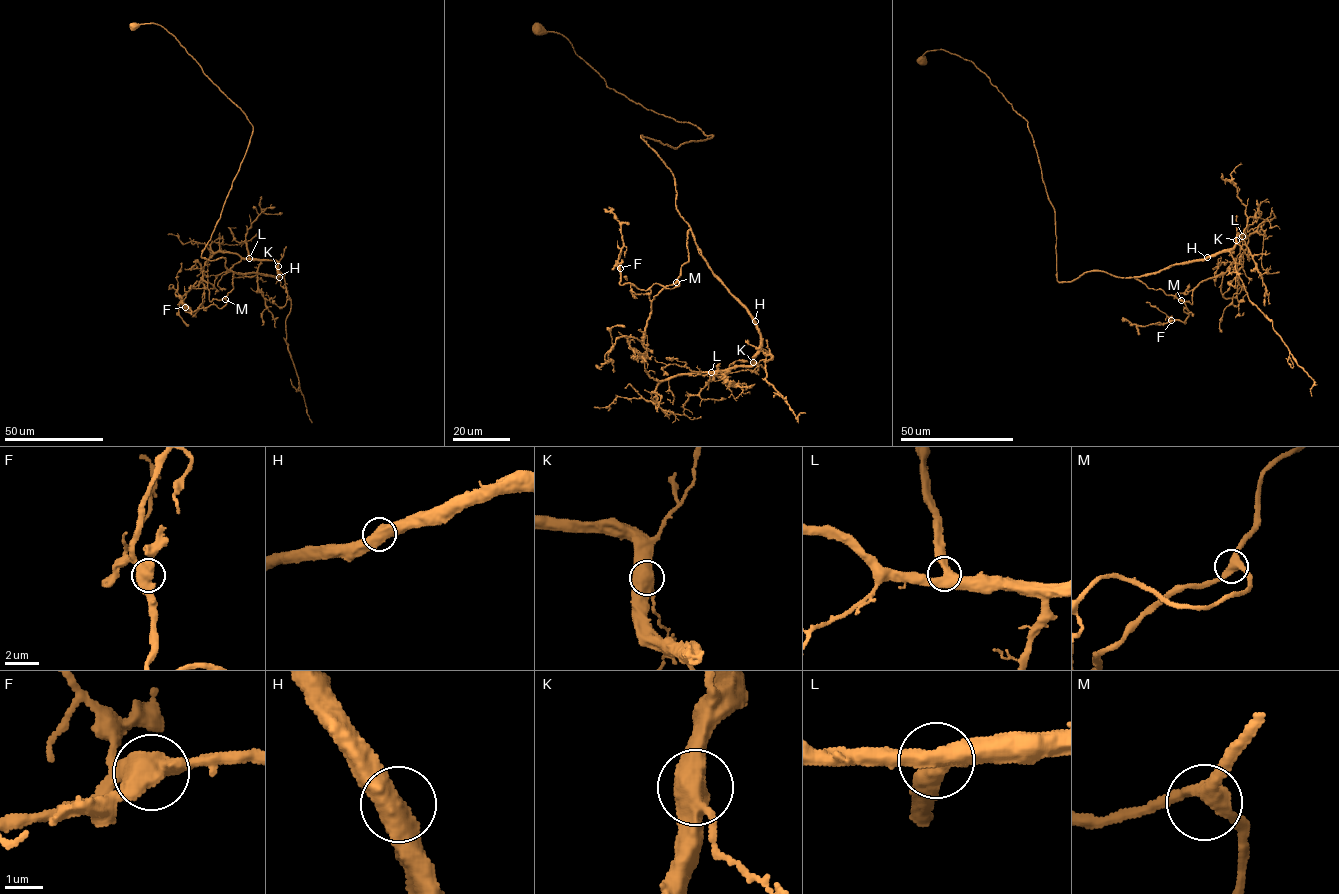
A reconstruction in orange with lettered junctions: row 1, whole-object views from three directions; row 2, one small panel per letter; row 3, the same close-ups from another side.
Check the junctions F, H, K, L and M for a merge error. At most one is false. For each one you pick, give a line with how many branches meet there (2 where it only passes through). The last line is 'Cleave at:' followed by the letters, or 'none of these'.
Cleave at: none of these

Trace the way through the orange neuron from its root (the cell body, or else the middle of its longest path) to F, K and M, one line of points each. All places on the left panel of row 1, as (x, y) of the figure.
F: (133, 26), (155, 23), (173, 35), (253, 127), (201, 256), (224, 258), (233, 288), (220, 308), (185, 307)
K: (133, 26), (155, 23), (173, 35), (253, 127), (201, 256), (224, 257), (243, 275), (283, 276), (278, 266)
M: (133, 26), (155, 23), (173, 35), (253, 127), (201, 256), (224, 257), (234, 272), (225, 299)

